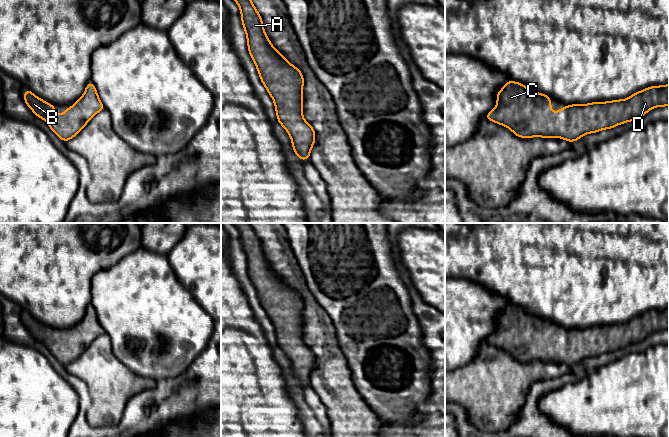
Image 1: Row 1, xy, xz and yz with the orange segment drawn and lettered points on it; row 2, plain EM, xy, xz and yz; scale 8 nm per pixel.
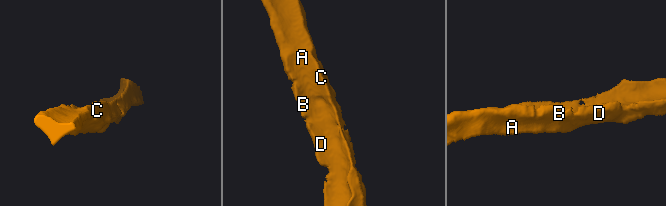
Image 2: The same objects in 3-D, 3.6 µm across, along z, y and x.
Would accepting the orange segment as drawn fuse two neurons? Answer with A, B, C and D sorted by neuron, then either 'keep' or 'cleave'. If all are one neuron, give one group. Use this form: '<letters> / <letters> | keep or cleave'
A B C D | keep

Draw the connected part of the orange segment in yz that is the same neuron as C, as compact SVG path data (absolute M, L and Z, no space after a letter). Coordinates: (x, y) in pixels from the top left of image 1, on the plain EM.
M510 304L497 317L496 331L485 341L489 345L509 352L520 362L558 361L568 366L574 366L584 358L611 353L625 346L635 345L652 332L661 330L669 330L669 308L648 311L623 324L567 329L558 336L552 337L551 321L532 315L522 307Z

